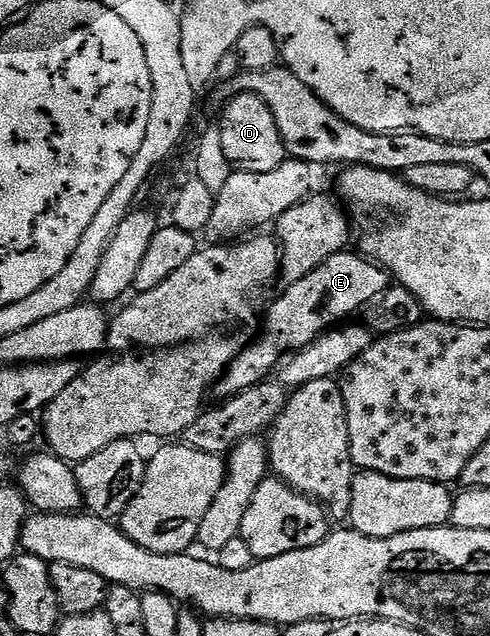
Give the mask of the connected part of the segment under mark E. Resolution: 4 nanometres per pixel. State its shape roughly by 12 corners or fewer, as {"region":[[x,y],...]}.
{"region":[[359,252],[291,282],[216,382],[234,397],[389,288]]}

